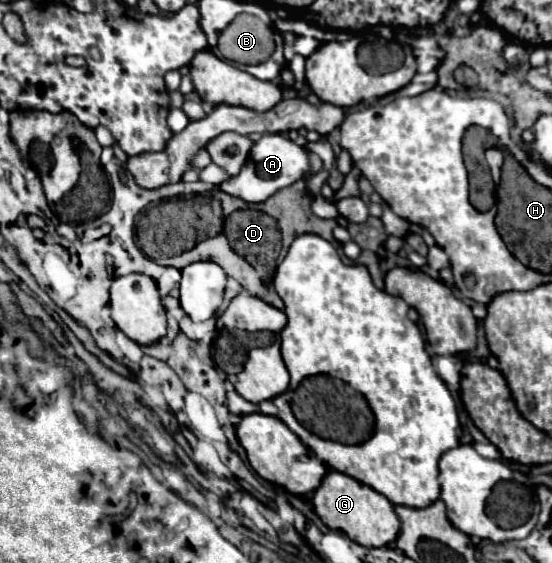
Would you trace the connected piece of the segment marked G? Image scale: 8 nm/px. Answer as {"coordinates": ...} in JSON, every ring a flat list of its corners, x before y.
{"coordinates":[[329,471,319,485,319,489,313,495,313,505,315,513,321,517,321,521,333,529,345,533,351,541,363,545,363,547,383,547,389,545,397,539,401,523,399,517,393,511,393,503,379,495,375,489,371,489,365,483,359,483,357,479,339,473,339,471]]}

